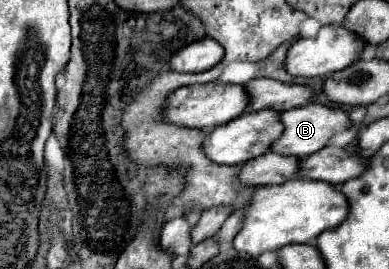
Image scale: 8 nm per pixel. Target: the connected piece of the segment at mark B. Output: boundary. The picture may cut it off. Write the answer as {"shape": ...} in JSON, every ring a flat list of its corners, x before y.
{"shape":[[307,104,307,106,301,106,301,108,291,108,287,112,281,114,281,122,285,126,285,132,283,136,273,142,271,150,277,152,277,154,285,154,285,156,295,156,295,158,303,158,303,156,311,156,315,152,319,152,321,148,327,146,327,142,347,130,349,126,353,126,349,114,341,108,331,108,331,106,325,106,325,104]]}

